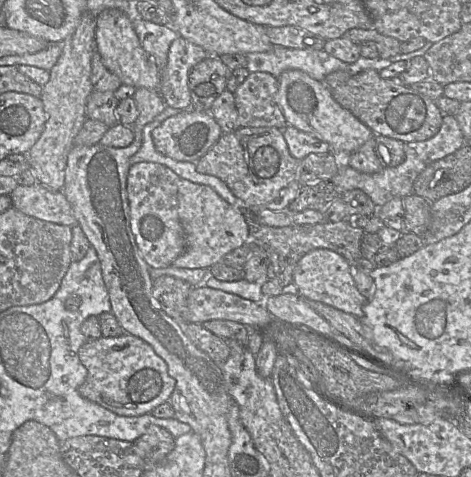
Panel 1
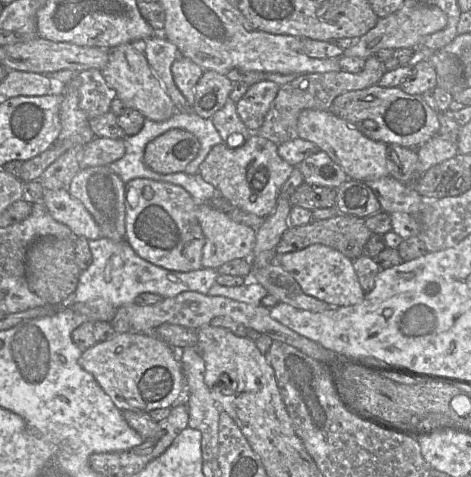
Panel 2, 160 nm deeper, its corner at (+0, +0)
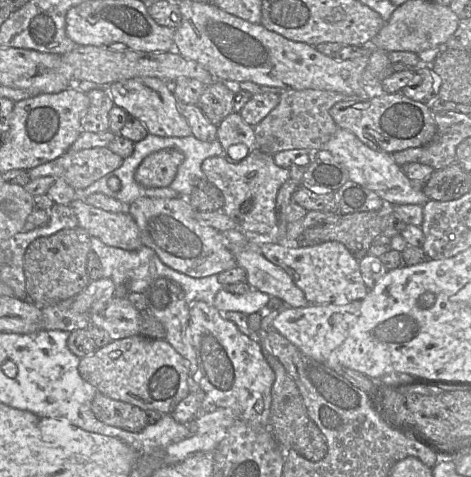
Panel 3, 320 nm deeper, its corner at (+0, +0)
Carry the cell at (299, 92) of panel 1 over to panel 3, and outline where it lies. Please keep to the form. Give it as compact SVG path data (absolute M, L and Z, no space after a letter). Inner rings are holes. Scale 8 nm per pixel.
M339 128L324 145L324 150L330 152L344 166L349 180L374 191L389 206L398 204L424 205L429 200L422 187L411 182L391 154L371 149L346 129Z

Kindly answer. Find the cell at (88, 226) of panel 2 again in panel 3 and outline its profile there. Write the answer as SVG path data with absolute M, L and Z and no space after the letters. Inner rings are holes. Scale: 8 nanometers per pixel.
M78 199L68 206L77 217L78 227L85 230L90 237L100 239L107 246L128 251L143 246L138 226L126 211L110 213Z

